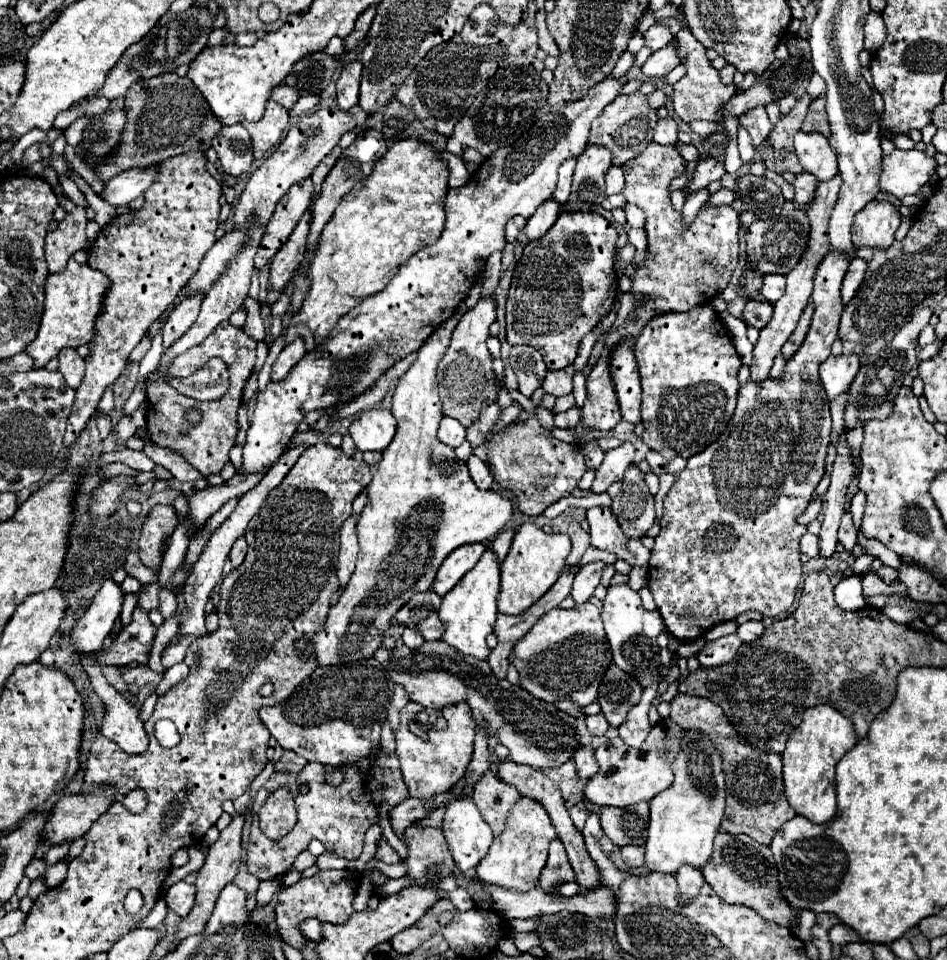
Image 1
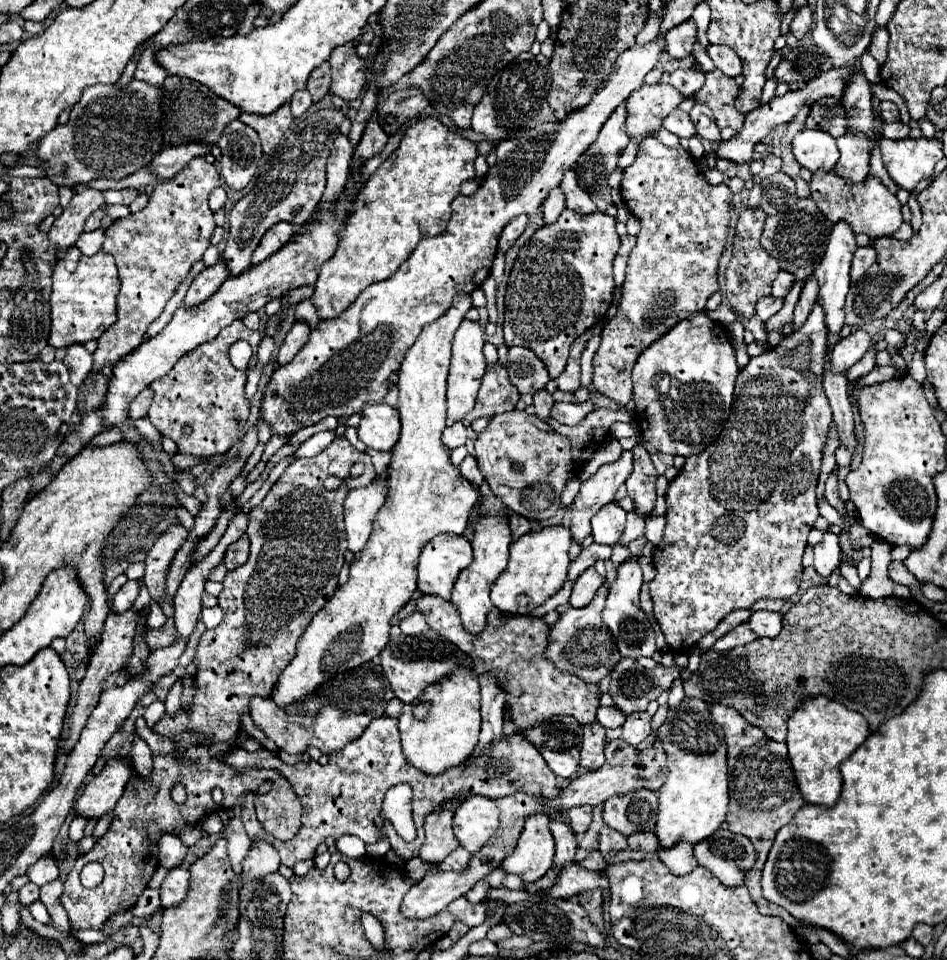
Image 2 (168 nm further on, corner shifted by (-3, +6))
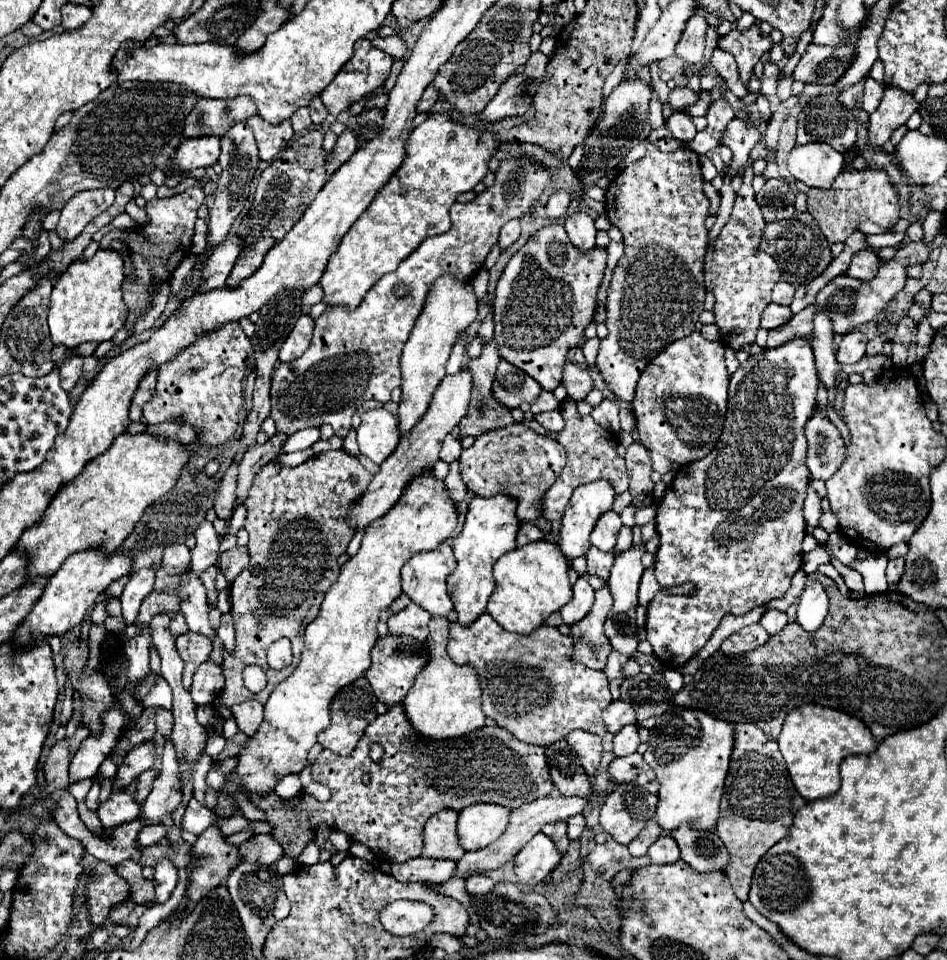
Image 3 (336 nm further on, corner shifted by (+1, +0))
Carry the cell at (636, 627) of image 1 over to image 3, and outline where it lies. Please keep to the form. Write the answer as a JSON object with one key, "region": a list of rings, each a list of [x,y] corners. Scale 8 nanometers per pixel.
{"region":[[[627,550],[623,554],[619,554],[615,558],[615,564],[611,568],[611,576],[607,580],[607,586],[611,590],[611,596],[615,600],[607,620],[605,620],[605,636],[609,638],[613,650],[617,650],[623,656],[635,656],[637,654],[637,646],[639,646],[639,628],[635,622],[635,608],[637,608],[637,588],[639,588],[639,580],[643,574],[643,564],[641,564],[641,556],[645,550]]]}

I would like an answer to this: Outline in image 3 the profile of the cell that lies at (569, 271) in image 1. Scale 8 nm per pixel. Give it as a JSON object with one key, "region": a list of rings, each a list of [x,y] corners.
{"region":[[[563,224],[543,226],[535,236],[527,240],[523,248],[519,248],[511,256],[497,284],[495,310],[493,310],[495,340],[497,340],[499,356],[503,358],[499,362],[497,376],[493,382],[493,394],[501,404],[505,404],[507,408],[515,408],[523,402],[531,404],[541,394],[541,390],[555,390],[561,384],[567,350],[585,342],[583,336],[585,326],[593,322],[597,310],[597,290],[601,286],[606,264],[607,248],[595,246],[593,252],[577,252],[577,248],[569,244],[569,236]]]}

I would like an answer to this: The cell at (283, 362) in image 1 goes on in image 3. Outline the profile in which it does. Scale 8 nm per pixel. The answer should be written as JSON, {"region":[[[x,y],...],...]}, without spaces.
{"region":[[[303,314],[297,320],[295,328],[291,330],[289,338],[283,342],[283,346],[279,350],[279,360],[281,362],[291,362],[291,360],[299,358],[307,350],[307,346],[311,342],[311,334],[313,334],[313,324],[315,324],[313,318],[307,316],[307,314]]]}

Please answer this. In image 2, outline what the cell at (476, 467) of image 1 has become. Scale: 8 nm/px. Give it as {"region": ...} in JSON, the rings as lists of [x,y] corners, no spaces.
{"region":[[[465,456],[465,460],[459,464],[459,472],[461,472],[461,476],[465,480],[473,482],[473,486],[481,486],[483,484],[483,476],[481,476],[481,472],[479,472],[477,462],[475,462],[473,456]]]}

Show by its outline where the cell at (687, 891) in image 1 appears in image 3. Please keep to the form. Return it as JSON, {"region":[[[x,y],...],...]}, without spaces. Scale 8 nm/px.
{"region":[[[661,834],[657,838],[657,842],[649,848],[649,856],[651,856],[653,864],[673,864],[673,862],[681,860],[677,842],[667,834]]]}

